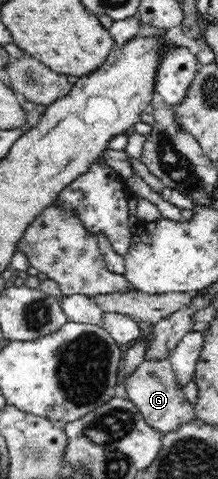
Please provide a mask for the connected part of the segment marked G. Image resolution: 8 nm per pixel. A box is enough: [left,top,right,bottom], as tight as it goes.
[124,358,194,434]

